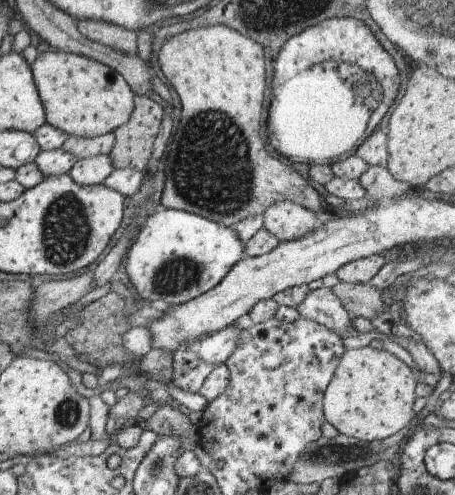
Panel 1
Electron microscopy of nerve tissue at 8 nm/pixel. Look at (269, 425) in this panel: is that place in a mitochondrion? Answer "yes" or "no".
yes

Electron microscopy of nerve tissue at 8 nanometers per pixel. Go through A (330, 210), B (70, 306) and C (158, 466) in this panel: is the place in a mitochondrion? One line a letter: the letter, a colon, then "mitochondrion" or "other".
A: other
B: other
C: mitochondrion

